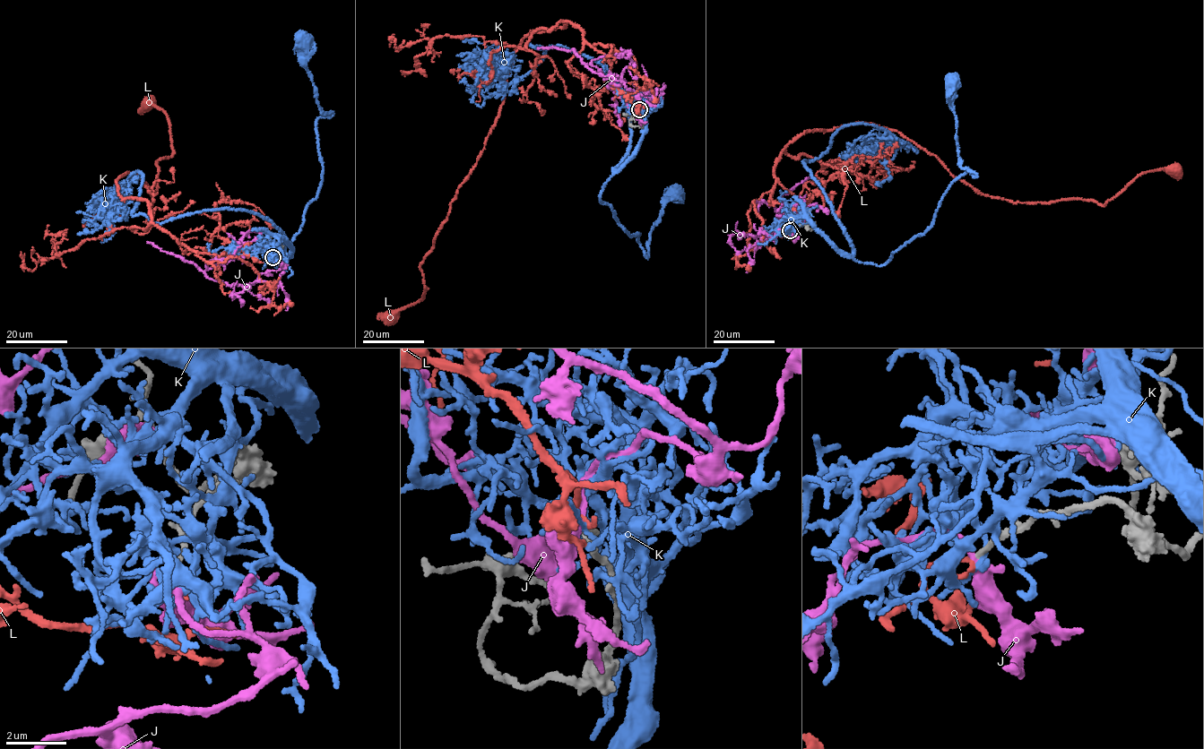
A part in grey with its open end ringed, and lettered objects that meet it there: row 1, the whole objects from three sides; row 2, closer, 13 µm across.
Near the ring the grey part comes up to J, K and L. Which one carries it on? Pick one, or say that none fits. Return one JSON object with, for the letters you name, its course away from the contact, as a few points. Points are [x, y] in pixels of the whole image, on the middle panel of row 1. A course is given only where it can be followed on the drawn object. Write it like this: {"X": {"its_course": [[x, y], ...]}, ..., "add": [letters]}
{"L": {"its_course": [[639, 109], [577, 27], [568, 21], [532, 32], [513, 55], [482, 154], [420, 265], [424, 297], [389, 317]]}, "add": ["L"]}

